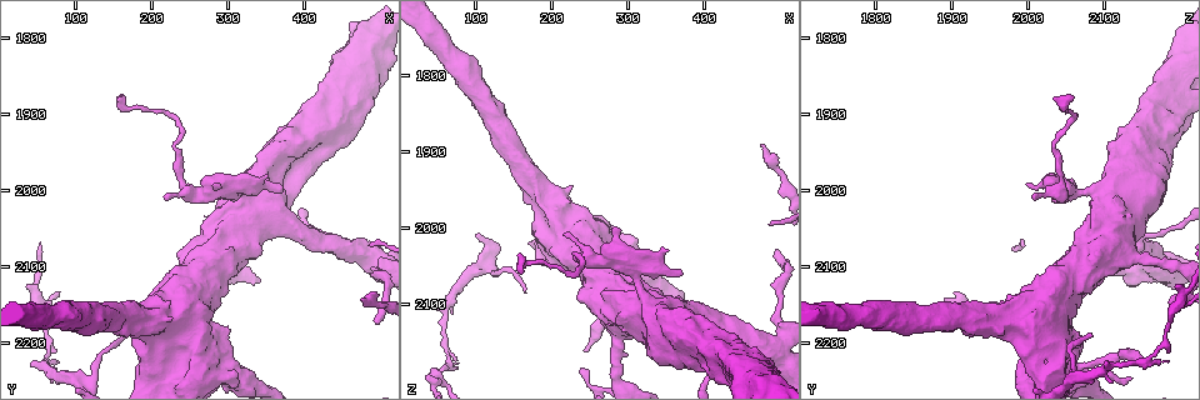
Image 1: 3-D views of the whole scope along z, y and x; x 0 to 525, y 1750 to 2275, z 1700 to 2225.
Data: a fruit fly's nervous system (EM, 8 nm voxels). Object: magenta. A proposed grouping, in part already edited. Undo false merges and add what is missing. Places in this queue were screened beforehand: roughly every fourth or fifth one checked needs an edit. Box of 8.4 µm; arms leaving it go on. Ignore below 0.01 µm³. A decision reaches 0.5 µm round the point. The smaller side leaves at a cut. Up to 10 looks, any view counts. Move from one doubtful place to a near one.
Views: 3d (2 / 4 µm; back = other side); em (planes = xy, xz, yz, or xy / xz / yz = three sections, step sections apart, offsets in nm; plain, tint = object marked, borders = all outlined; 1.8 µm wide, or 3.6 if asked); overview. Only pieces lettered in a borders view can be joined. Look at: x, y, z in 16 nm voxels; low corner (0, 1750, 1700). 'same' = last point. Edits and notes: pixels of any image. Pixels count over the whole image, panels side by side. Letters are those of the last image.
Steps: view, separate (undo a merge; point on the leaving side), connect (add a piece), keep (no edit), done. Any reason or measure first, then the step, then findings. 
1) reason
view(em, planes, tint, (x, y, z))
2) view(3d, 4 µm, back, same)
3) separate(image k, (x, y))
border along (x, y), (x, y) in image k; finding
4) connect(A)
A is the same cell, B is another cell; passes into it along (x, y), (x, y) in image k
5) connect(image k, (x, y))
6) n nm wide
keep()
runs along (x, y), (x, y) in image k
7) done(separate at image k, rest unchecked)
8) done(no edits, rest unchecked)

calibre changes
view(3d, 4 µm, (50, 2150, 2195))

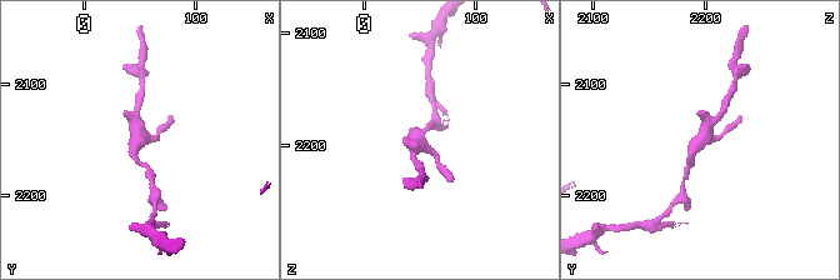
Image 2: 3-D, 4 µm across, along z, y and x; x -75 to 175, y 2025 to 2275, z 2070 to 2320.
need the tissue
view(em, xz, step 8, tint, (48, 2150, 2196))

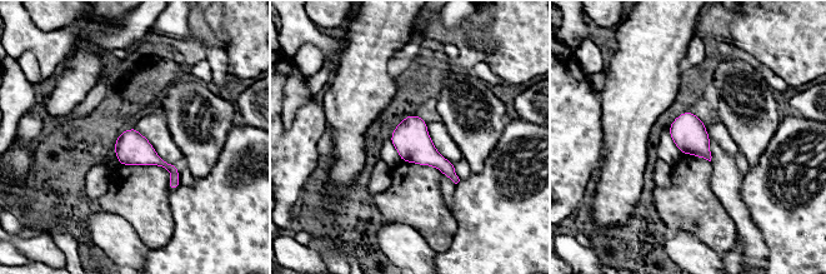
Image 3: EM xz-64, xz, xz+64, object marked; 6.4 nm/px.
another direction
view(em, xy, step 4, borders, same)

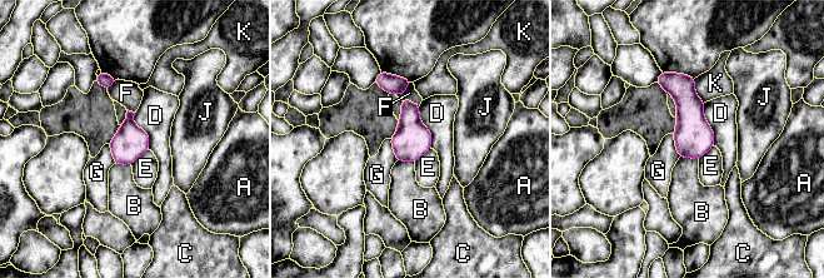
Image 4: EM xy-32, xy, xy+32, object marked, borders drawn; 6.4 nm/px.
D touches over 300 nm
keep()
A, B, C, D, E, F, G, J and K are other cells; continuous, no second cell

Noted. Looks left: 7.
sharp bend
view(em, 3.6 µm, yz, step 4, borders, (220, 2165, 1995))

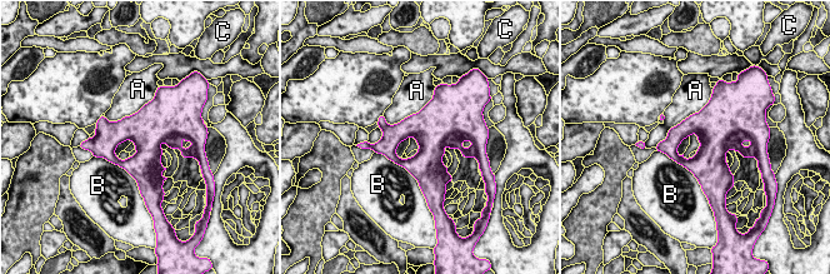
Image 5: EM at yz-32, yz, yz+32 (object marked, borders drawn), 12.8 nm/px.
360 nm wide
keep()
A, B and C are other cells; border along (710, 99), (658, 144) in image 5; all the same cell

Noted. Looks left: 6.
thin end
view(em, xy, step 4, tint, (475, 2140, 1895))

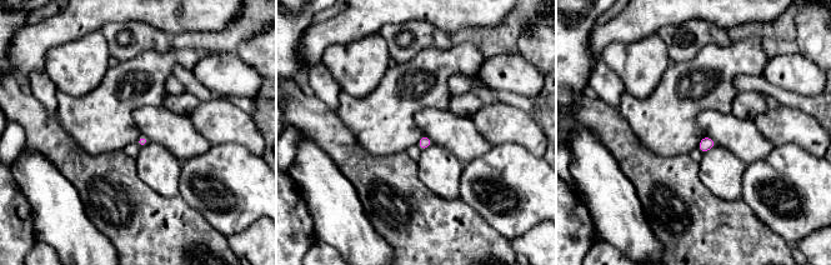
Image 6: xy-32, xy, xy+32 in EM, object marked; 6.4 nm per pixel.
view(em, xy, step 4, borders, same)

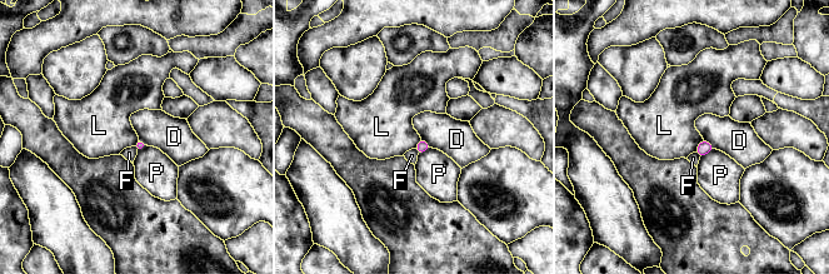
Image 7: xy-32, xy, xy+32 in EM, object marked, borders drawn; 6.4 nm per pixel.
keep()
D, F, L and P are other cells; border along (703, 139), (694, 152) in image 7; none of them fits

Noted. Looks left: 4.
branch stops here
view(3d, 2 µm, (165, 1875, 2060))

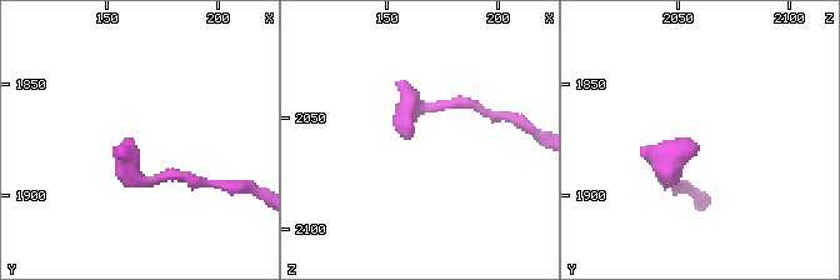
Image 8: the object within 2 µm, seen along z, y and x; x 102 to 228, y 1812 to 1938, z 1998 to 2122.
need the tissue
view(em, xy, step 16, tint, (160, 1877, 2058))

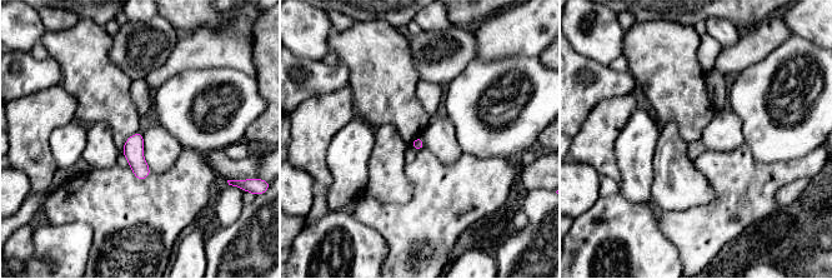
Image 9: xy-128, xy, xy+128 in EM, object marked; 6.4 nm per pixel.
view(em, planes, borders, same)

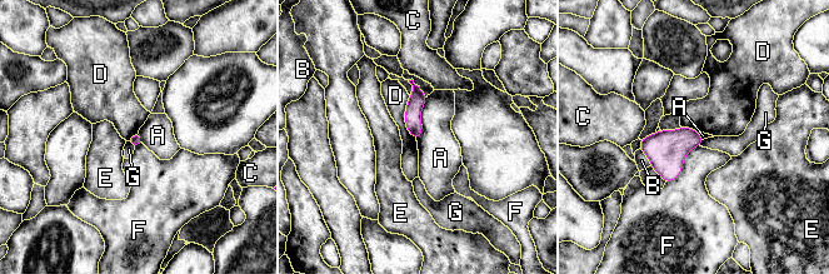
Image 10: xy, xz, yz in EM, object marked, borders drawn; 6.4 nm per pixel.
keep()
A, B, C, D, E, F and G are other cells; no lettered piece goes on from it

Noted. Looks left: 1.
done(no edits, rest unchecked)

